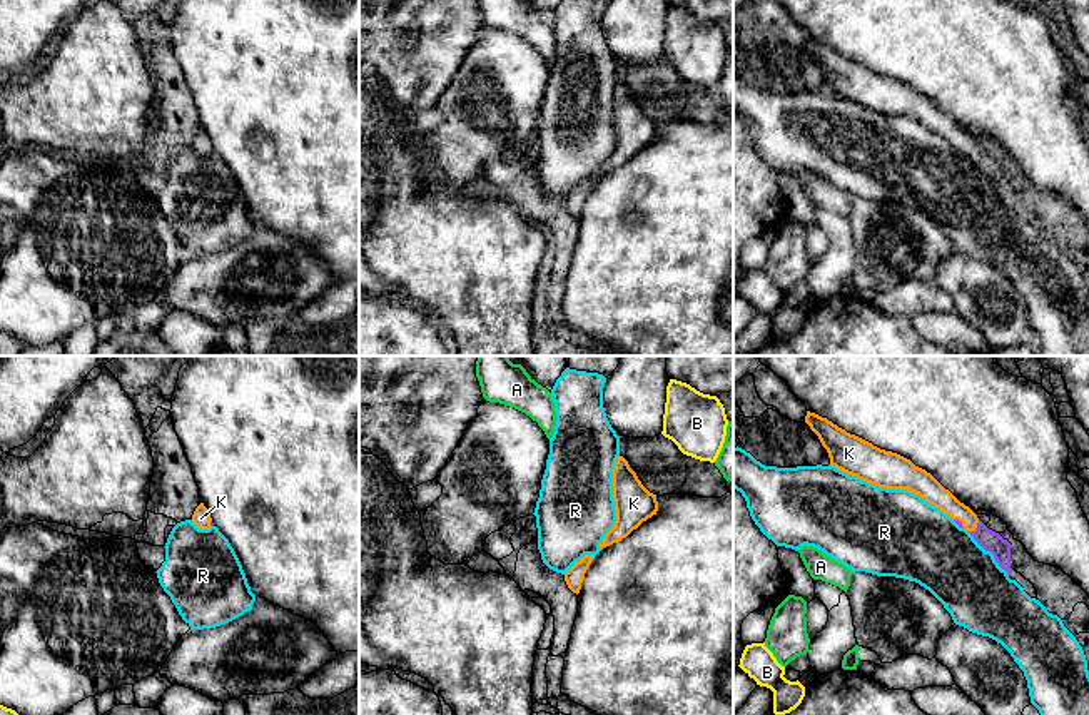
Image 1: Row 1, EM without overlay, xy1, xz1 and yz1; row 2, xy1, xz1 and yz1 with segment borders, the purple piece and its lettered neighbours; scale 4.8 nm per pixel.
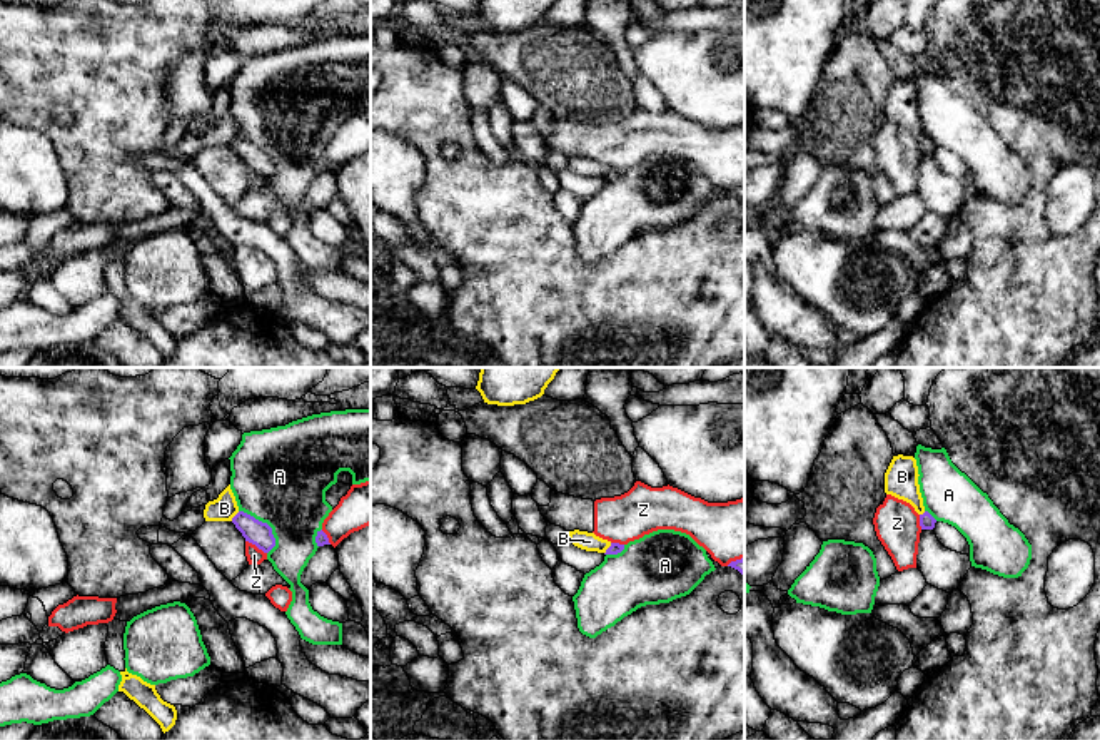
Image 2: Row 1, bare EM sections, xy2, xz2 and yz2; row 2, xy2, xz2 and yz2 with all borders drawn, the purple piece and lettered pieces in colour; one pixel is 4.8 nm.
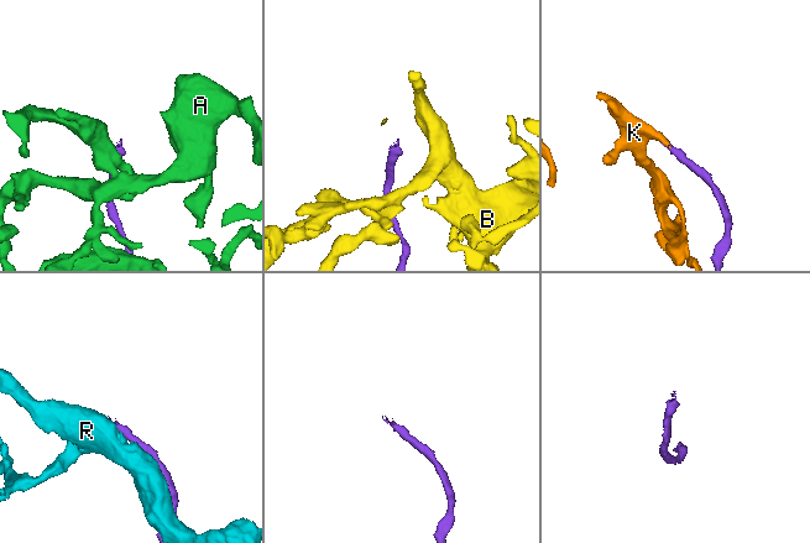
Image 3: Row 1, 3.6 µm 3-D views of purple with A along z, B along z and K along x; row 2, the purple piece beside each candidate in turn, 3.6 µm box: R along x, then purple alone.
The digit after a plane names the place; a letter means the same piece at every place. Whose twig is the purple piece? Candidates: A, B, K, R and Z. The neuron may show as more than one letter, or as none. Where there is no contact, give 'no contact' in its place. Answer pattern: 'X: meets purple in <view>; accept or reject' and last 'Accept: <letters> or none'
A: meets purple in xy2; reject
B: meets purple in xy2; reject
K: meets purple in yz1; accept
R: meets purple in yz1; reject
Z: meets purple in xy2; reject
Accept: K

